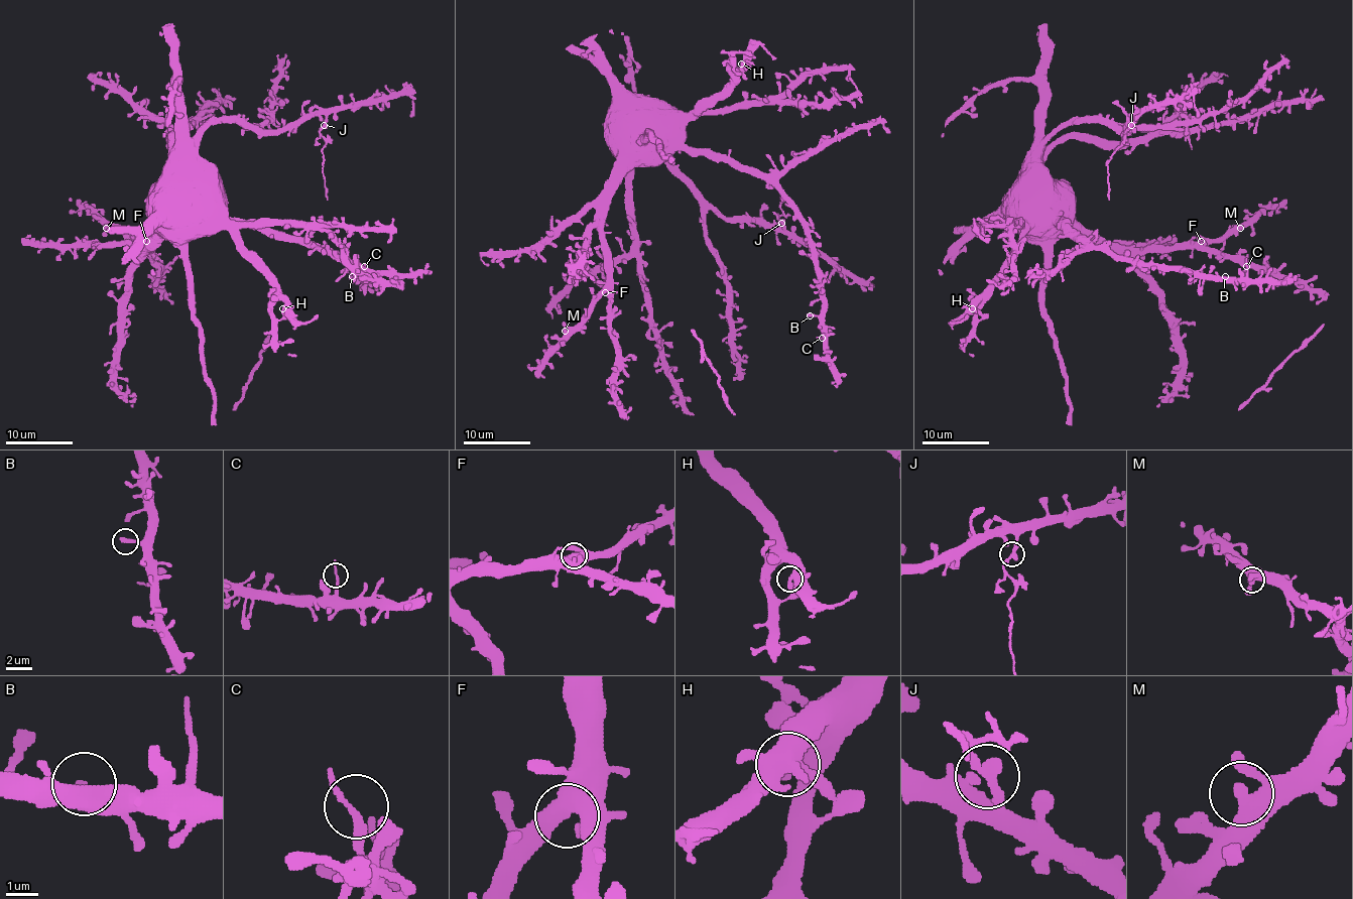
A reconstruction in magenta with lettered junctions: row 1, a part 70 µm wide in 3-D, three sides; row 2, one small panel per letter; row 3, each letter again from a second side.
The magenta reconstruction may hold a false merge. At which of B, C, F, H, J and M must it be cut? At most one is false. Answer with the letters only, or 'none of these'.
J

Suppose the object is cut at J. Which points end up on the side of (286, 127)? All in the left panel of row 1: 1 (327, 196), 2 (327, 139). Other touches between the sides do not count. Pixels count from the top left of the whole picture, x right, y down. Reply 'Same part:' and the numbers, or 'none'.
Same part: none

